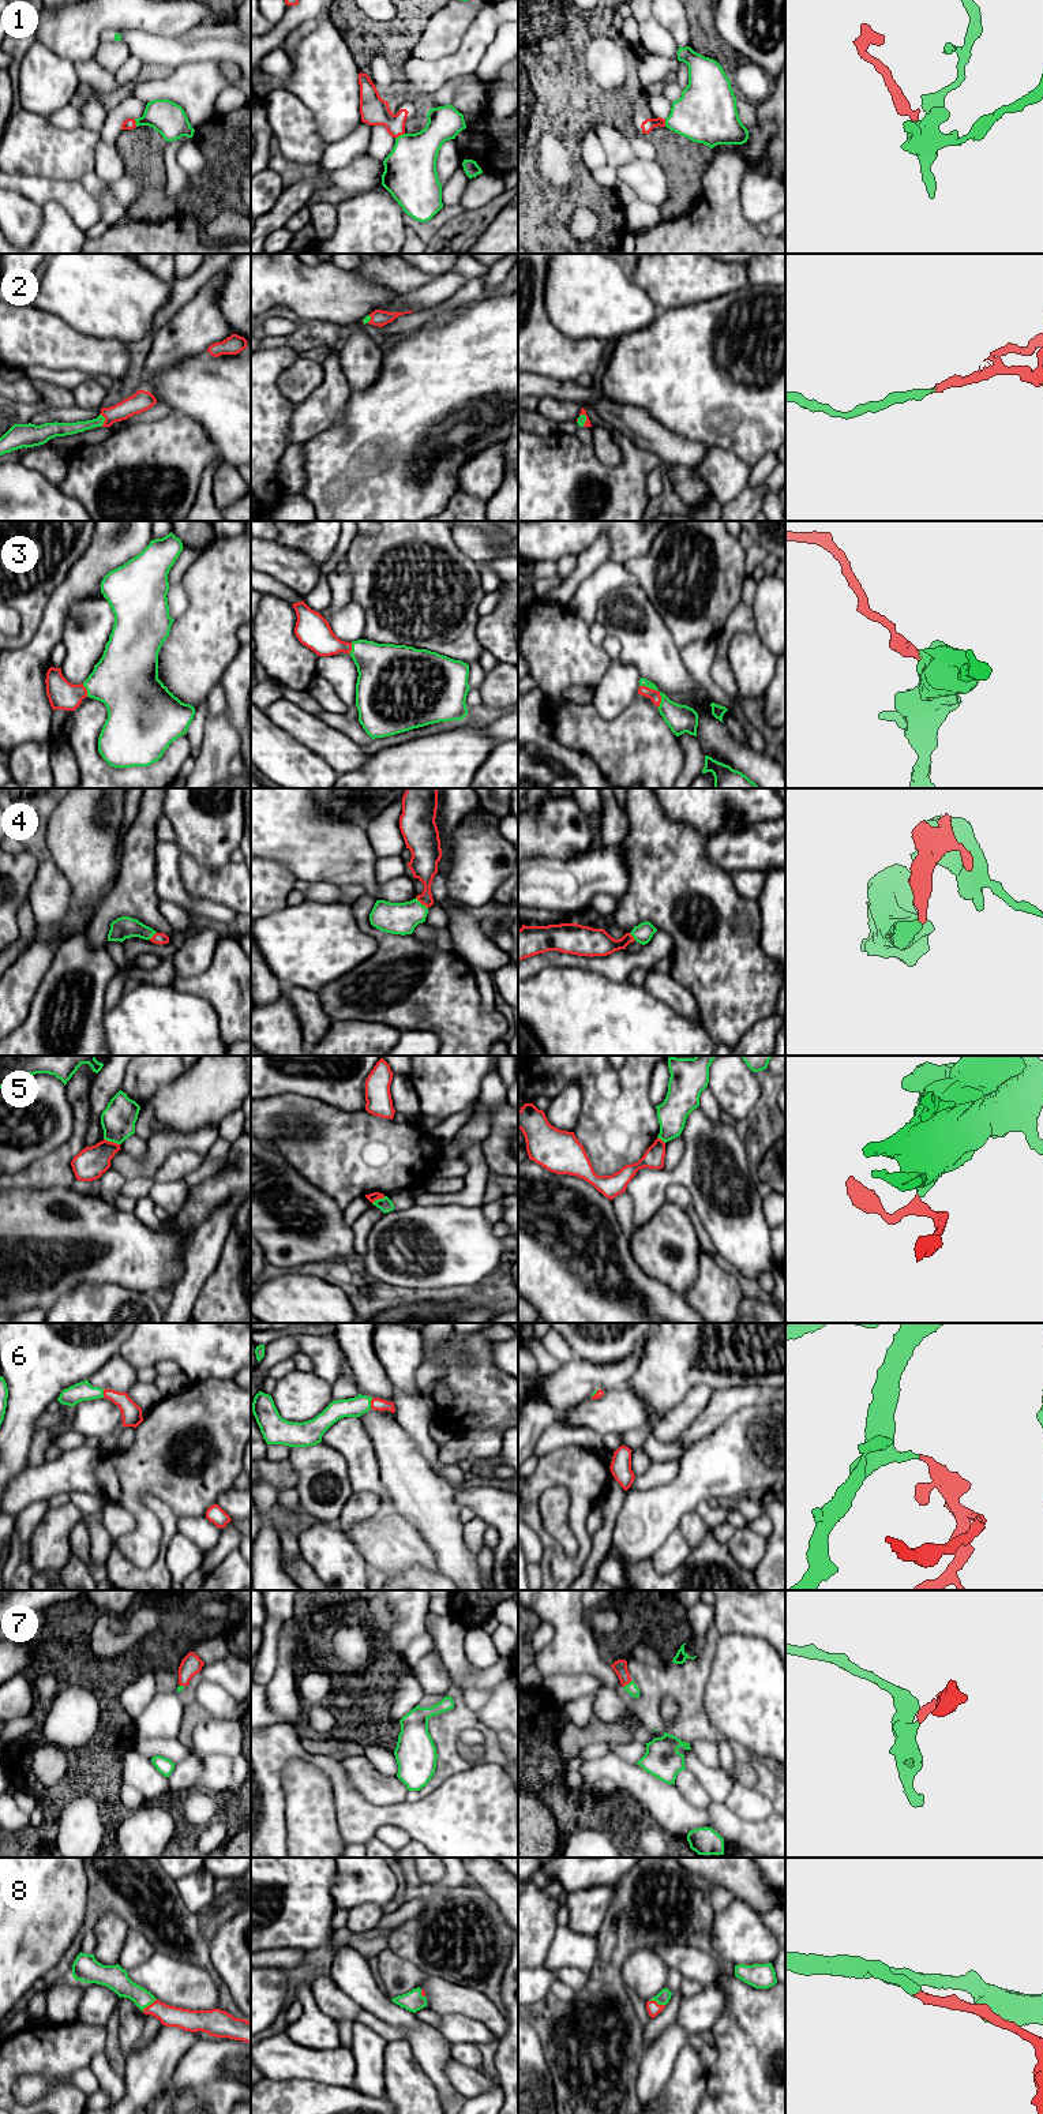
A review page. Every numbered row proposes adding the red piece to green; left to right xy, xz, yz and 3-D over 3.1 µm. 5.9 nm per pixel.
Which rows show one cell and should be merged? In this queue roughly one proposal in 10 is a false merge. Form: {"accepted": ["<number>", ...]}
{"accepted": ["1", "2", "3", "4", "6", "7", "8"]}

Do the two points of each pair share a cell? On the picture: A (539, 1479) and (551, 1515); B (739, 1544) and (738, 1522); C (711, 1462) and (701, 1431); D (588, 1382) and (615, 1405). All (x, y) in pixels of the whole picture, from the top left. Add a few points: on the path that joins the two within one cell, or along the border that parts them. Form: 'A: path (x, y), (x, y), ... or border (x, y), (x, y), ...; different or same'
A: border (566, 1487), (550, 1487), (541, 1495), (544, 1525); different
B: border (747, 1526), (736, 1529); different
C: border (730, 1417), (686, 1450); different
D: border (625, 1386), (604, 1391); different

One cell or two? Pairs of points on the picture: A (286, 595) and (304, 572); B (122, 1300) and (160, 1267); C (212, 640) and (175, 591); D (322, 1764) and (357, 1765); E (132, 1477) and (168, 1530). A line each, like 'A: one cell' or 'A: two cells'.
A: two cells
B: two cells
C: two cells
D: two cells
E: two cells

